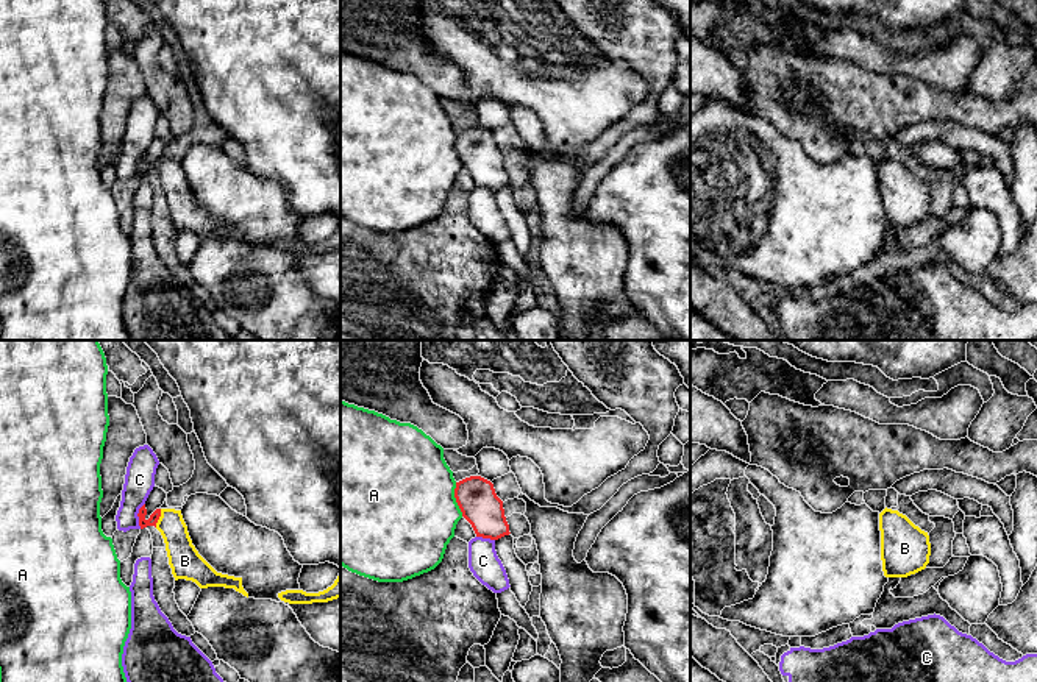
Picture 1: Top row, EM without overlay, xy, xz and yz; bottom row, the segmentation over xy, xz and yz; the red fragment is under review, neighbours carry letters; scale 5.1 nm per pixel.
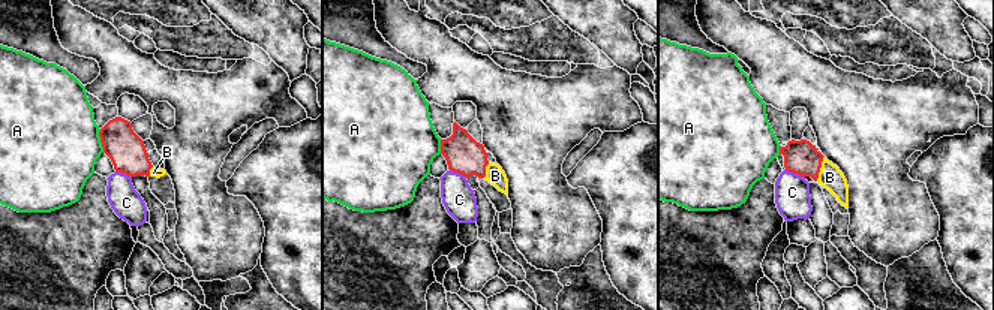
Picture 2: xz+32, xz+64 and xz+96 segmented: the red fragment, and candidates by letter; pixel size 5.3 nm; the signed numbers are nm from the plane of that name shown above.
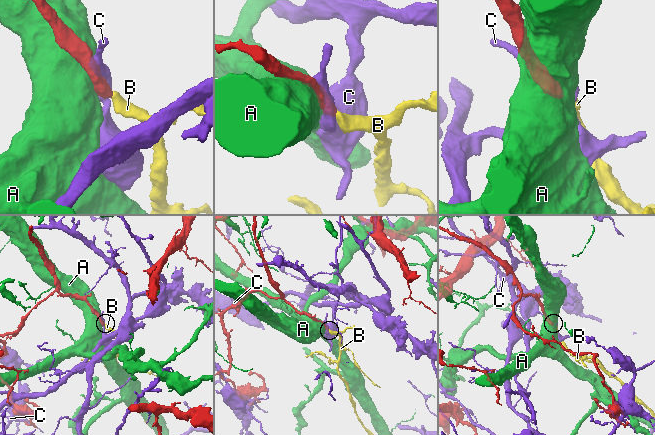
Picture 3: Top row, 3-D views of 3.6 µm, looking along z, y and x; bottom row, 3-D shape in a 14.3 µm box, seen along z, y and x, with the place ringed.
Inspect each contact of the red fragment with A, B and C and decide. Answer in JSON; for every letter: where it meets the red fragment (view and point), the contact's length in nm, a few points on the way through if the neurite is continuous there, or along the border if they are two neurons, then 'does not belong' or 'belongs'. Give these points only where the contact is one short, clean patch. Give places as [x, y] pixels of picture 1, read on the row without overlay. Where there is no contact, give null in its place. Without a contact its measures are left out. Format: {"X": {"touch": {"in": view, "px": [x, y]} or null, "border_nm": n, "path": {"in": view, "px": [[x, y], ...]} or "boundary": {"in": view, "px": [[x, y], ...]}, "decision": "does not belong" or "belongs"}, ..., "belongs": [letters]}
{"A": {"touch": {"in": "xz", "px": [456, 150]}, "border_nm": 180, "decision": "does not belong"}, "B": {"touch": {"in": "xy", "px": [158, 169]}, "border_nm": 100, "path": {"in": "xy", "px": [[153, 169], [158, 169], [175, 186], [183, 208]]}, "decision": "belongs"}, "C": {"touch": {"in": "xy", "px": [138, 166]}, "border_nm": 140, "decision": "does not belong"}, "belongs": ["B"]}

